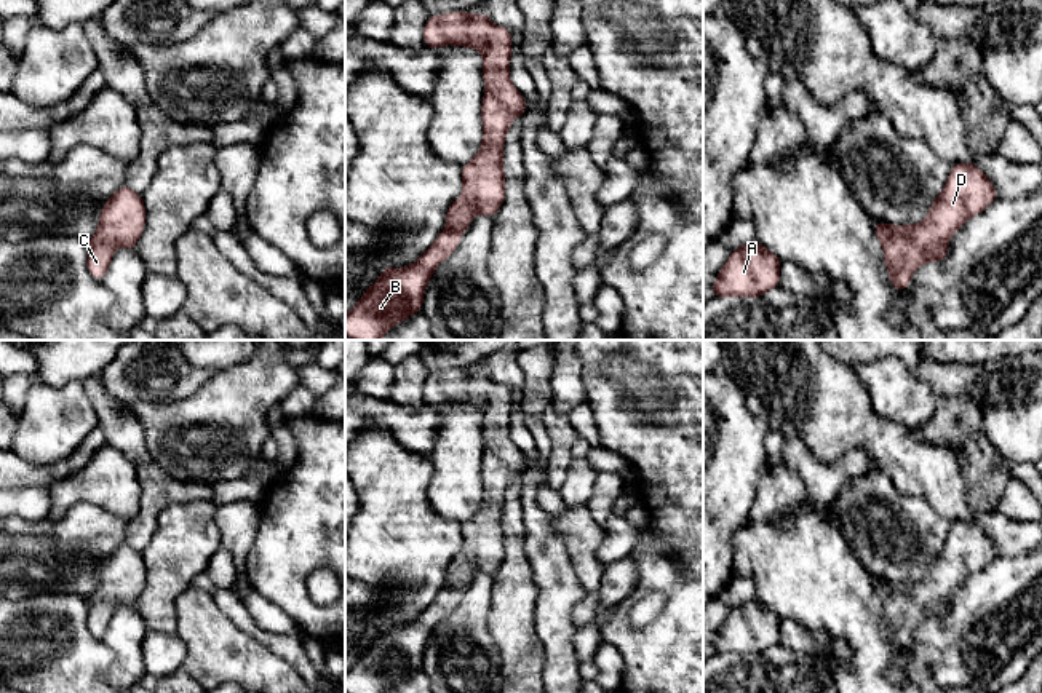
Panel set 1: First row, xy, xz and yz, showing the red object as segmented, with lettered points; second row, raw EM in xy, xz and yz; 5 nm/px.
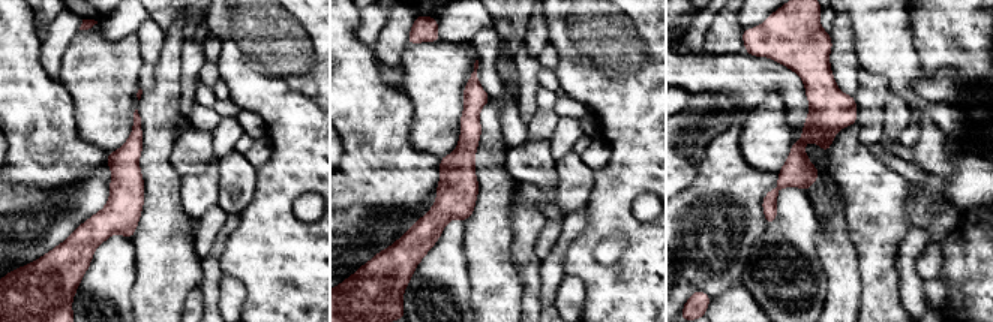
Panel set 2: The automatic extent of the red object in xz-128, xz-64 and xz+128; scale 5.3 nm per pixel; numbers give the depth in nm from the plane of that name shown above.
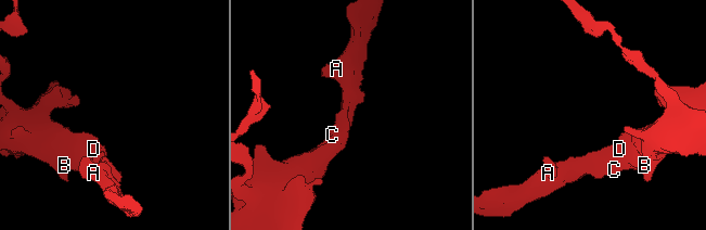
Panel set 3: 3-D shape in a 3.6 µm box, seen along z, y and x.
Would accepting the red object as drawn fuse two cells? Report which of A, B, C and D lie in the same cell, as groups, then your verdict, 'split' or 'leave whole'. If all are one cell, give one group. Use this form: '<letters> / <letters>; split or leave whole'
A B C D; leave whole

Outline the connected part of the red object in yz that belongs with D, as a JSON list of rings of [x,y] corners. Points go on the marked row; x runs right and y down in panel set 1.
[[[973,161],[956,163],[921,224],[874,222],[892,287],[908,289],[921,265],[945,260],[951,236],[996,200],[994,184]]]

